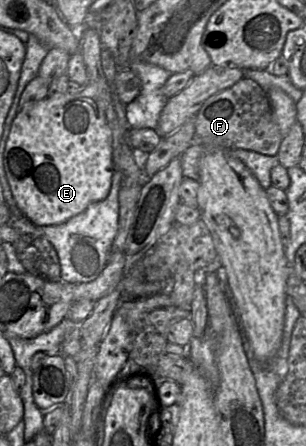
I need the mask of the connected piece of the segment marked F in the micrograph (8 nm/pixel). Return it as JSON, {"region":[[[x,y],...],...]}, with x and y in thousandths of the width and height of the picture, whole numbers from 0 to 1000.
{"region":[[[804,173],[663,233],[637,262],[637,296],[641,316],[673,330],[794,334],[873,350],[905,348],[928,309],[895,267],[873,204]]]}

